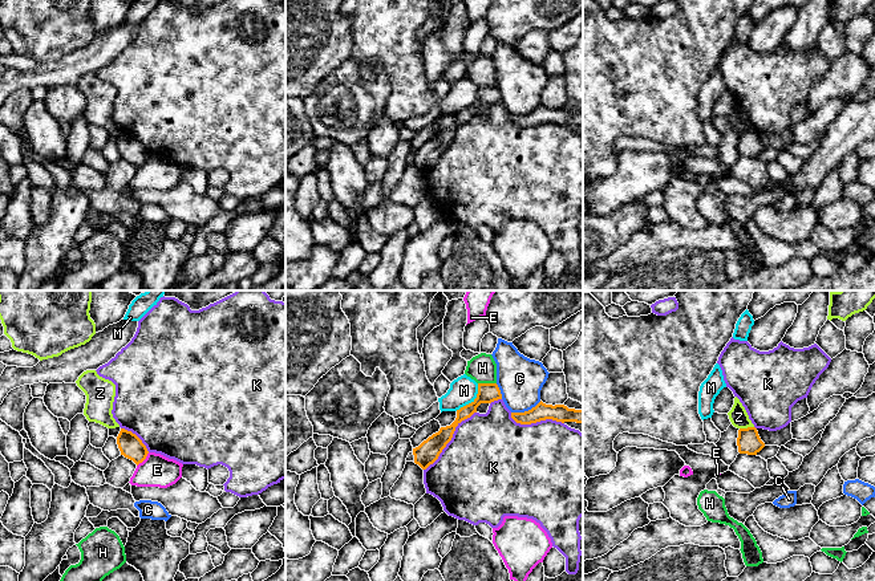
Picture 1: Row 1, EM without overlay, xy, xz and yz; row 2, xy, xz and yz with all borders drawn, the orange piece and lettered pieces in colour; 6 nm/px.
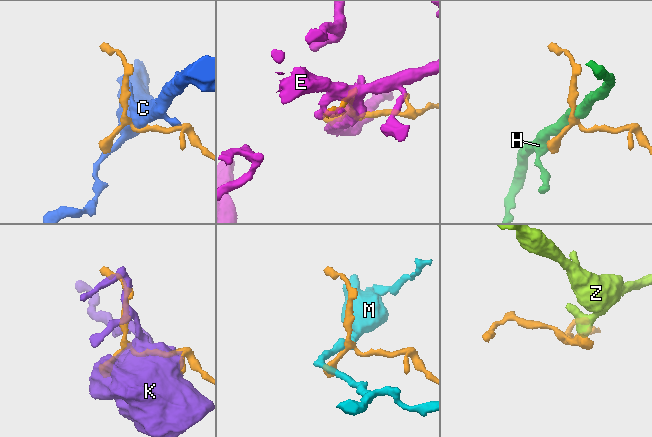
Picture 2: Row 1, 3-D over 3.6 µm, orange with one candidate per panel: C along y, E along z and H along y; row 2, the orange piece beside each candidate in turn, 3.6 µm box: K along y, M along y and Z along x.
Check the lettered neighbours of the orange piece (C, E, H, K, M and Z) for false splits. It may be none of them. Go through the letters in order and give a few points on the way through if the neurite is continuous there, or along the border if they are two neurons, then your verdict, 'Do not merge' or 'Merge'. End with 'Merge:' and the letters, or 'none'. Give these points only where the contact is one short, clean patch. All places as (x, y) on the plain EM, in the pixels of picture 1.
C: Boundary: xz (541, 104), (527, 113), (511, 116). Do not merge
E: Do not merge
H: Boundary: xz (478, 85), (495, 86). Do not merge
K: Do not merge
M: Boundary: xz (478, 86), (476, 100), (456, 113). Do not merge
Z: Boundary: yz (753, 129), (740, 131). Do not merge
Merge: none

